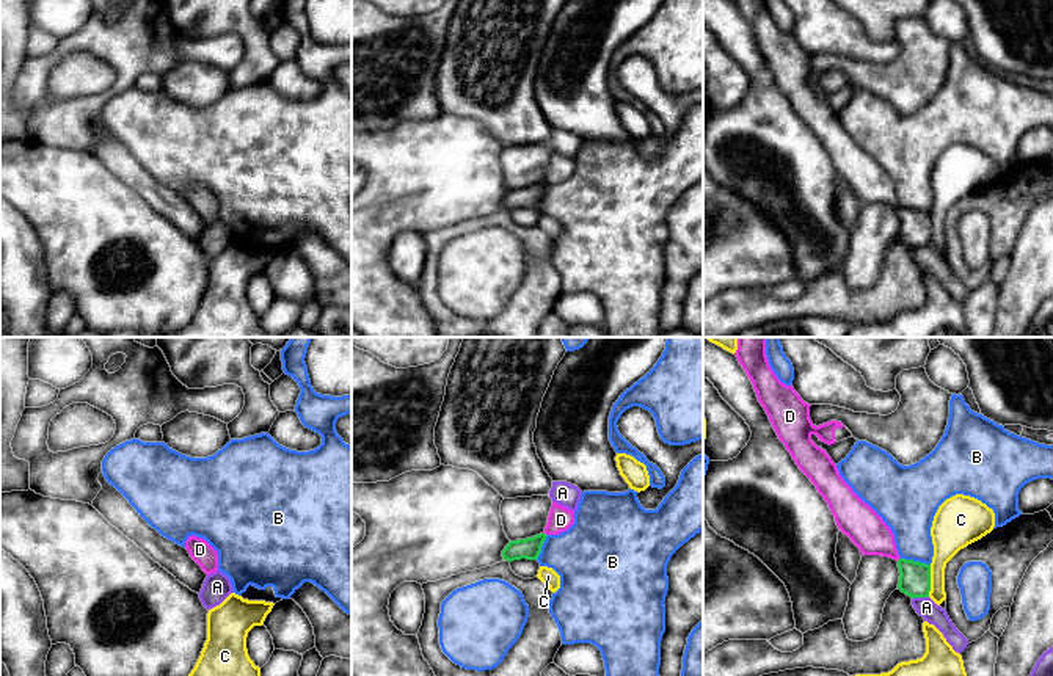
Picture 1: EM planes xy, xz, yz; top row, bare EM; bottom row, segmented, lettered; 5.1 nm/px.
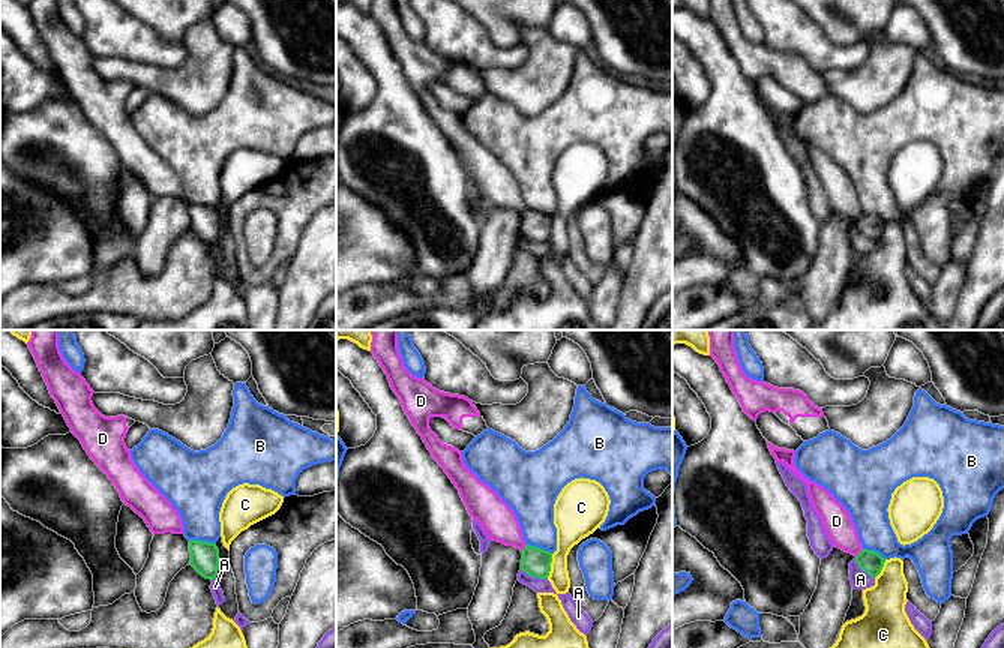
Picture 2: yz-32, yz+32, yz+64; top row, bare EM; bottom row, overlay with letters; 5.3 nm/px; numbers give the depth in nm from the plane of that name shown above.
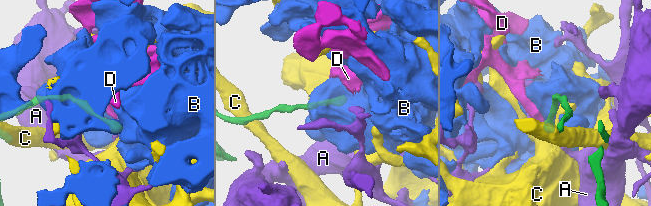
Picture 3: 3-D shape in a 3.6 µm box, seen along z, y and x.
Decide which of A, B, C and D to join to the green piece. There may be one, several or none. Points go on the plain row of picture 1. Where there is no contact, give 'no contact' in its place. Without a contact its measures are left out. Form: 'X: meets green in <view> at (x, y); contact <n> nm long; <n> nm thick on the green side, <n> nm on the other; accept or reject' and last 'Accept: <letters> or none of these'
A: meets green in yz at (920, 245); contact 90 nm long; 160 nm thick on the green side, 100 nm on the other; reject
B: meets green in yz at (915, 210); contact 160 nm long; 160 nm thick on the green side, 240 nm on the other; reject
C: meets green in yz at (929, 229); contact 160 nm long; 160 nm thick on the green side, 180 nm on the other; reject
D: meets green in xz at (545, 182); contact 30 nm long; 110 nm thick on the green side, 120 nm on the other; reject
Accept: none of these

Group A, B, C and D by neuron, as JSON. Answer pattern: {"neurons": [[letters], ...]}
{"neurons": [["A"], ["B"], ["C"], ["D"]]}

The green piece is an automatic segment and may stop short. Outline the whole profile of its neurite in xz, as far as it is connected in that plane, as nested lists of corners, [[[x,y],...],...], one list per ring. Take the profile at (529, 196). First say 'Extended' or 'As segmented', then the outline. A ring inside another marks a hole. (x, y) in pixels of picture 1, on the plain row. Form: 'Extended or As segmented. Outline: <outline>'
As segmented. Outline: [[[540,182],[532,187],[510,190],[502,199],[504,209],[507,210],[521,207],[537,209],[546,185],[548,185],[546,182]]]

